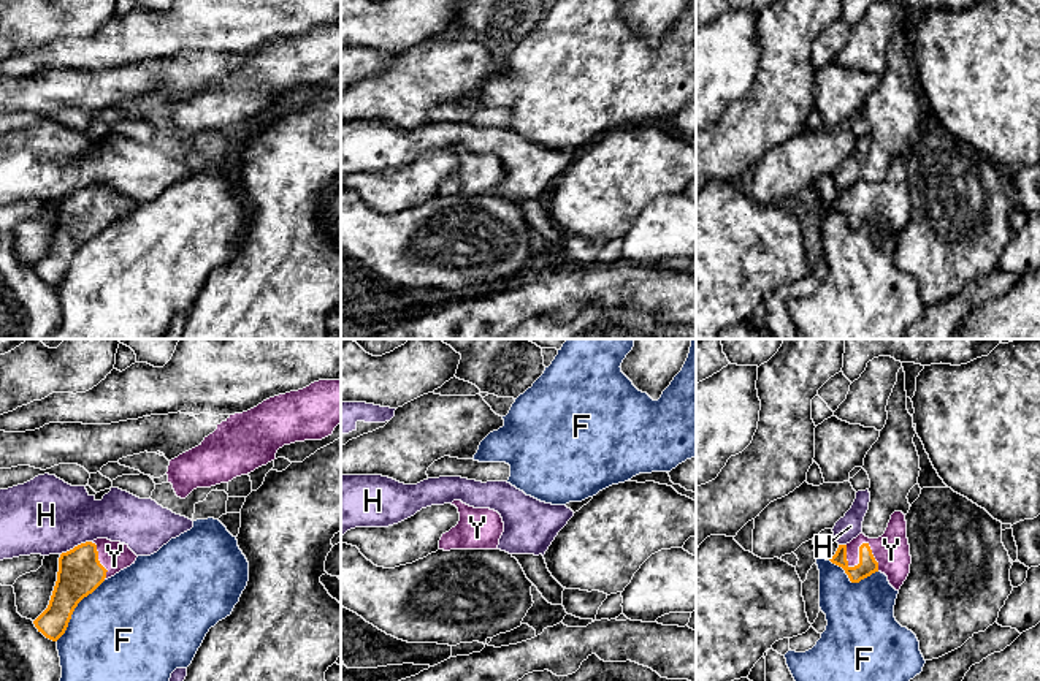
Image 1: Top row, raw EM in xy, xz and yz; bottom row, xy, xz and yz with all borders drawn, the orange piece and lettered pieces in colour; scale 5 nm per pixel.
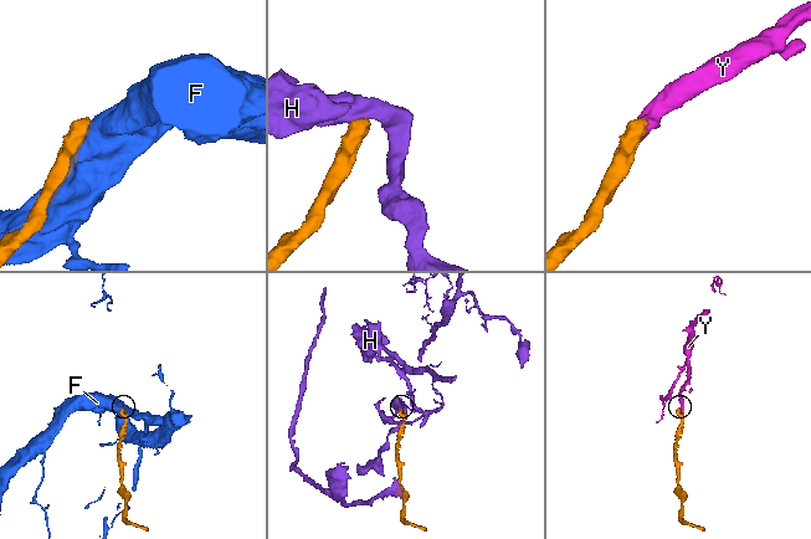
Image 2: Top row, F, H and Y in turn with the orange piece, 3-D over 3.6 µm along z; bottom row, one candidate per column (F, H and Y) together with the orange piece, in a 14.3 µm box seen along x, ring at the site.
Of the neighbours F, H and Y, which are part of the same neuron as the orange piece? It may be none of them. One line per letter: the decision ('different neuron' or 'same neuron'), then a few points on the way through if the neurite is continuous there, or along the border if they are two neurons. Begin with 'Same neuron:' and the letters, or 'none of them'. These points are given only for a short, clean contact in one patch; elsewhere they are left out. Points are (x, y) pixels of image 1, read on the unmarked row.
Same neuron: Y
F: different neuron
H: different neuron | along xy (91, 186), (81, 187), (61, 200)
Y: same neuron

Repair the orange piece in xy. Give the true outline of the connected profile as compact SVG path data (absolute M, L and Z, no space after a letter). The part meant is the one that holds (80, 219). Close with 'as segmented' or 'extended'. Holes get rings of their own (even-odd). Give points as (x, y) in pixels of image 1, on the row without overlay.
M108 184L86 187L62 198L49 250L33 266L38 277L57 287L65 279L78 249L105 225L135 209L136 203L128 190Z | extended

